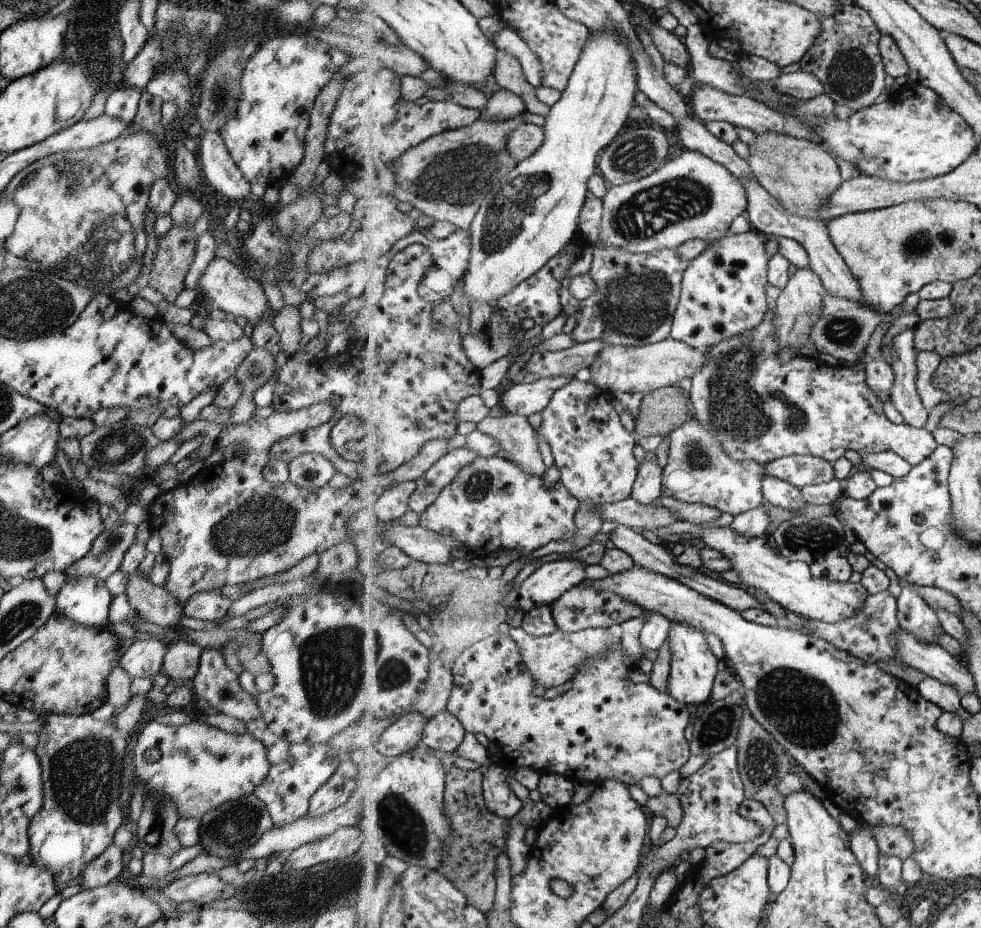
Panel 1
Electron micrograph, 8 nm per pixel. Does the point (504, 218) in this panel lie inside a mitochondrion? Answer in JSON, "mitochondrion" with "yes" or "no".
{"mitochondrion":"yes"}

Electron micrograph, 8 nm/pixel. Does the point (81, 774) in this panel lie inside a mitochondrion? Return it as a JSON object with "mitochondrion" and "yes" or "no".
{"mitochondrion":"yes"}

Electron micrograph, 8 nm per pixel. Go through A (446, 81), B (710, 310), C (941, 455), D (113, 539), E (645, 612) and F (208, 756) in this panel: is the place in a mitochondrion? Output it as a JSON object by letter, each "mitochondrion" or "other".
{"A":"other","B":"other","C":"other","D":"mitochondrion","E":"other","F":"other"}

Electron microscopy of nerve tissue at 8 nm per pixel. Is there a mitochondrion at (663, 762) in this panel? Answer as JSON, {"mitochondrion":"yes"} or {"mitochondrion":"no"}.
{"mitochondrion":"no"}

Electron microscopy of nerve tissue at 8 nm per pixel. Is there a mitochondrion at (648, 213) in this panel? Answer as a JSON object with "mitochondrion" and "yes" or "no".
{"mitochondrion":"yes"}

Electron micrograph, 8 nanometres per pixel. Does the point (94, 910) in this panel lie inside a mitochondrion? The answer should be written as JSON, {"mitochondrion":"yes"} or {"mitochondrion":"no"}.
{"mitochondrion":"no"}

